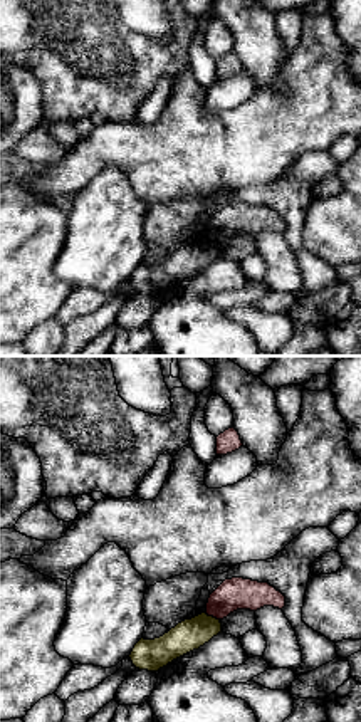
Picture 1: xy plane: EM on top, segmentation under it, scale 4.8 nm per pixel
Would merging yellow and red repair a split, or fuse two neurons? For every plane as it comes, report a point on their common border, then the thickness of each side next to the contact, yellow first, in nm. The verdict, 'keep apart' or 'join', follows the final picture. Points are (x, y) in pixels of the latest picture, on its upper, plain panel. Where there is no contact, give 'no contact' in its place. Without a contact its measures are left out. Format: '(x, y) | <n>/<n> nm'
(212, 240) | 150/160 nm

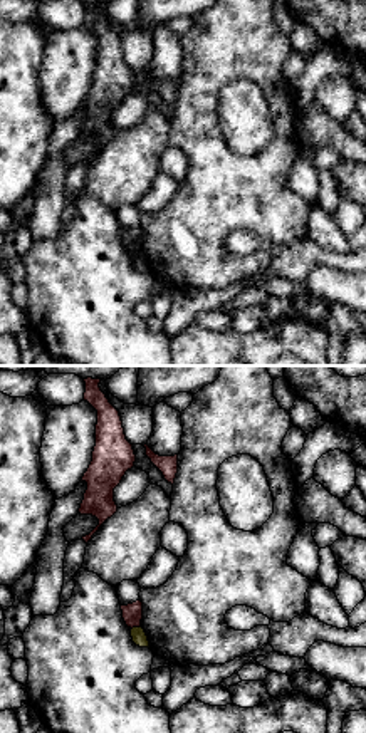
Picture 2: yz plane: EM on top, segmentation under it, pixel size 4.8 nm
(135, 252) | 70/100 nm

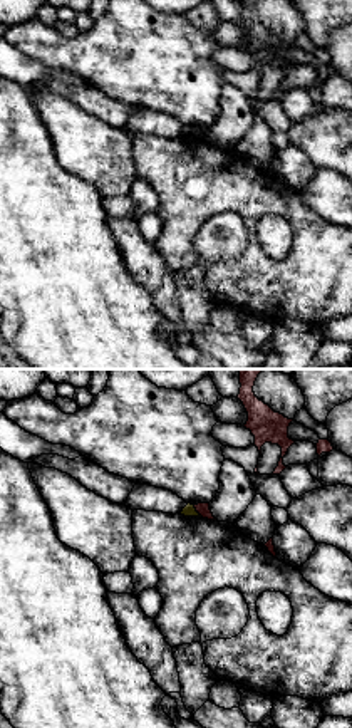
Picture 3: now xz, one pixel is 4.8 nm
(195, 135) | 60/60 nm

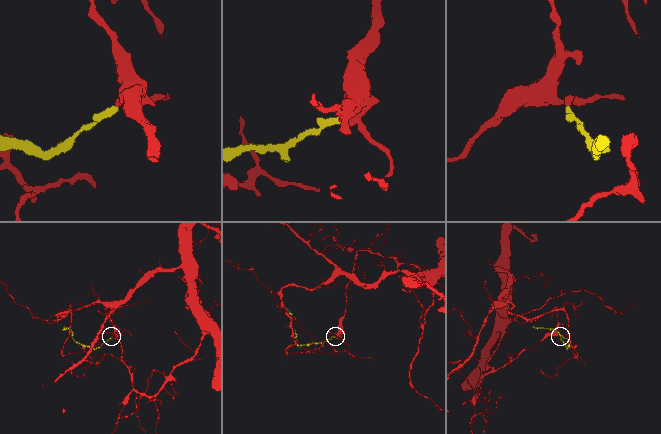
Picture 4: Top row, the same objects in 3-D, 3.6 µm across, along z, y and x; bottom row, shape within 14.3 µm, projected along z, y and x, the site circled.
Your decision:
keep apart

